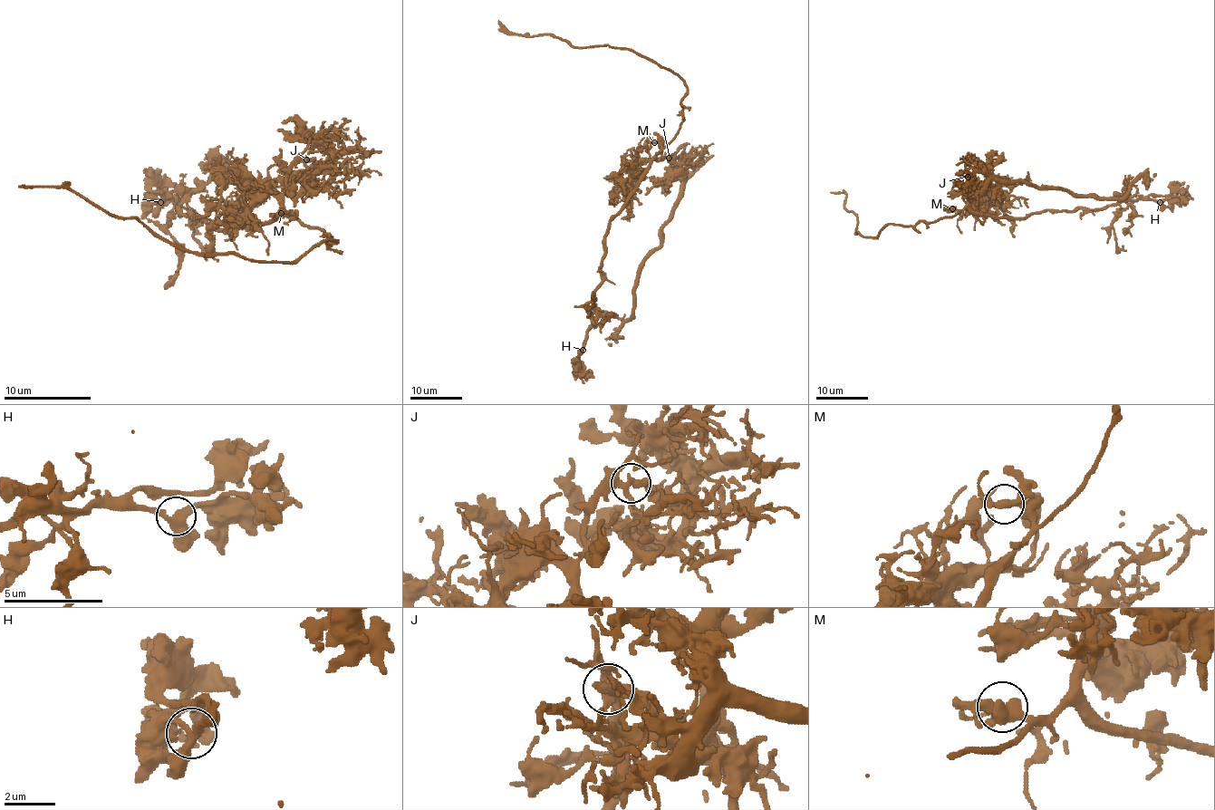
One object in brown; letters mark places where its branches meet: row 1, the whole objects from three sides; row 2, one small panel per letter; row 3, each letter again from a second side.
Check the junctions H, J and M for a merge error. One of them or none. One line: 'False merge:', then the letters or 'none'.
False merge: J

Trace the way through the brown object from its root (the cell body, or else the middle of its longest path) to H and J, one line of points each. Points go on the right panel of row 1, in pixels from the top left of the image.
H: (949, 217), (965, 208), (995, 217), (1026, 217), (1033, 212), (1100, 209), (1125, 200), (1160, 202)
J: (949, 217), (967, 204), (970, 190), (968, 177)

